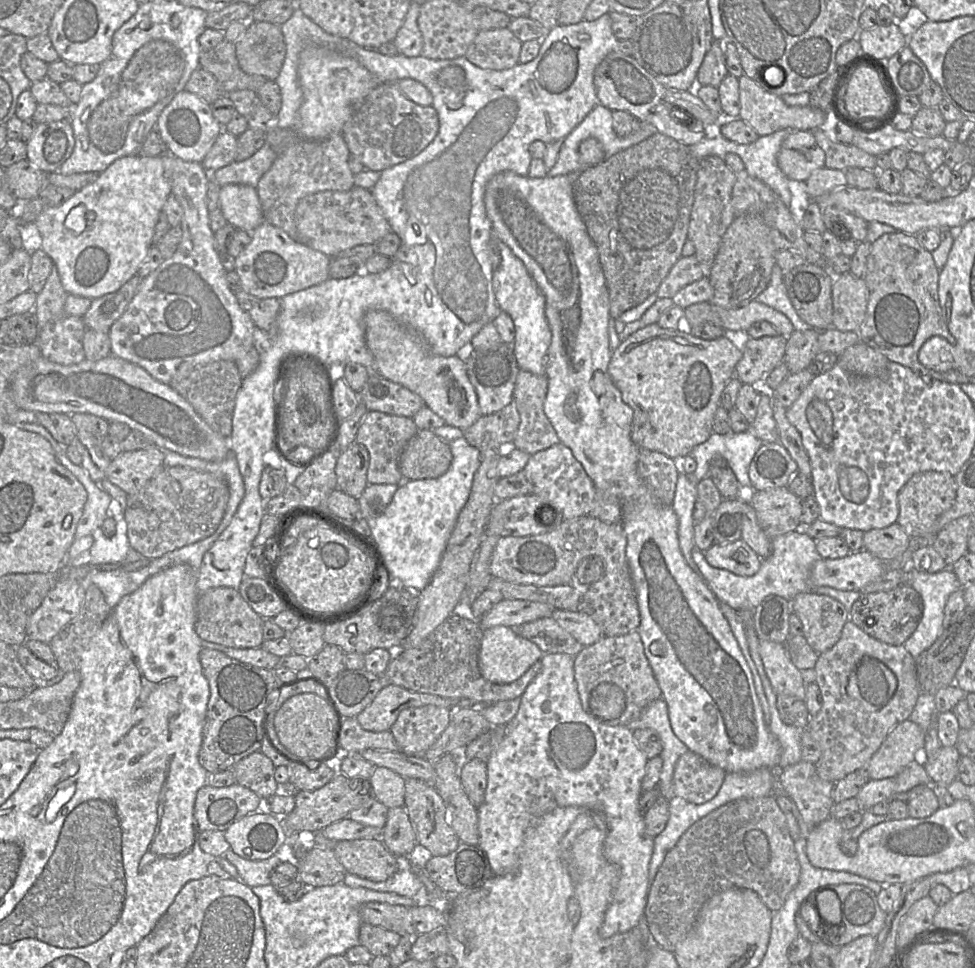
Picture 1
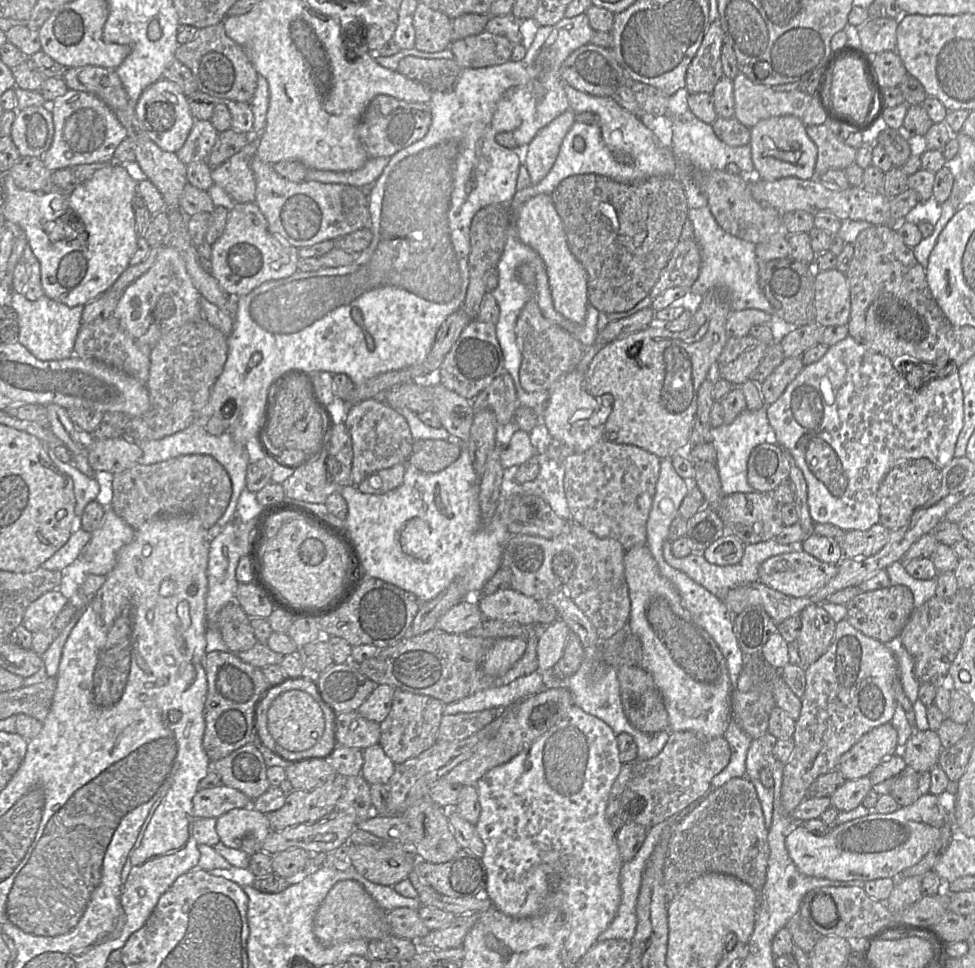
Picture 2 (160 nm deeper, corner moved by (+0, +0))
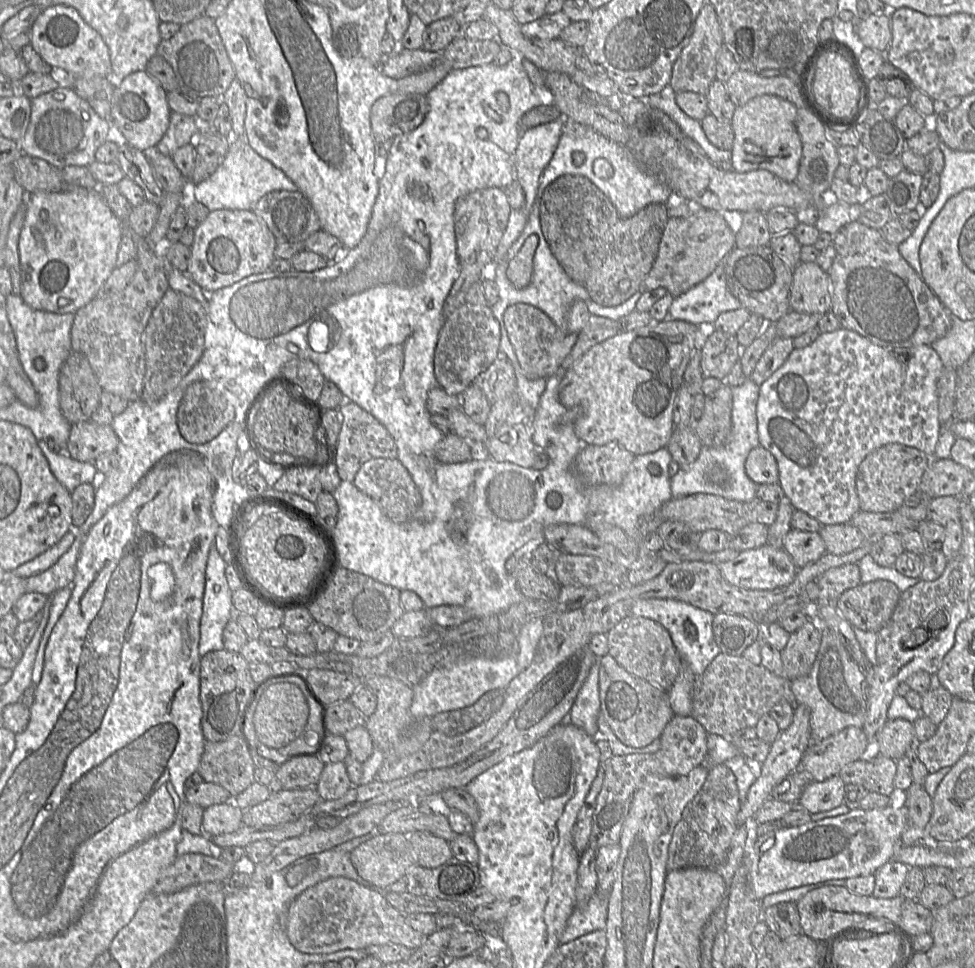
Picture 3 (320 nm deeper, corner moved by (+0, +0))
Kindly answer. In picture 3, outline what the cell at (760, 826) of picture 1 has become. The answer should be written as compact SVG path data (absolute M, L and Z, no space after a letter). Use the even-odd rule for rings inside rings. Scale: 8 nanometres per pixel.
M724 764L713 765L700 791L687 804L674 829L669 845L667 873L689 867L714 870L723 864L733 835L741 827L737 823L741 803L732 770Z

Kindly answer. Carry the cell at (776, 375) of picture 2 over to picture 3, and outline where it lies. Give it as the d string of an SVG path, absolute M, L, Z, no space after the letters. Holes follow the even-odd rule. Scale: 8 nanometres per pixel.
M777 336L762 354L750 379L760 386L784 364L794 348L792 338Z

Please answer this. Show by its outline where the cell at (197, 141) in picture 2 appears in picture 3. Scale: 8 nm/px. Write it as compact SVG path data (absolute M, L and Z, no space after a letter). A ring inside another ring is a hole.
M171 111L168 129L156 147L162 154L171 157L181 146L193 143L198 133L195 116Z

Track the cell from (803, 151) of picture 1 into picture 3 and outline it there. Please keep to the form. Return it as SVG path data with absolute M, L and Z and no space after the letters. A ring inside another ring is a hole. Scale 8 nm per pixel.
M761 95L749 100L743 106L736 106L731 119L734 131L732 166L736 172L767 170L786 182L794 182L798 175L799 163L802 156L802 142L797 132L795 121L797 108L791 102L775 95Z

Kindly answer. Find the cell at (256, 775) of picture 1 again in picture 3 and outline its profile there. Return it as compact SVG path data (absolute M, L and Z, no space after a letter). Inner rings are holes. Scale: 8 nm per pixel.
M242 735L224 741L206 741L197 772L205 782L224 787L236 797L254 781L255 764Z

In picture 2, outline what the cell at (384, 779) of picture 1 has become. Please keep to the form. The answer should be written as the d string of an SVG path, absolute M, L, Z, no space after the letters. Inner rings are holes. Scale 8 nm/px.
M379 744L362 750L363 765L361 776L370 784L387 785L394 773L395 764L386 756Z

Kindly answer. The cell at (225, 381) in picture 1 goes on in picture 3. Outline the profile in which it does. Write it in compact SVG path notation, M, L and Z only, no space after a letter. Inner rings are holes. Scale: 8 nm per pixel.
M168 289L154 308L143 335L146 372L141 399L147 404L160 401L173 391L201 359L208 324L207 308L197 300Z

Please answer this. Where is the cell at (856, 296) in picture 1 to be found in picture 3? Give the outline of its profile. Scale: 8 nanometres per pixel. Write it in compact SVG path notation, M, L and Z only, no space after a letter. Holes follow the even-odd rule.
M800 262L793 268L789 298L792 311L823 315L831 311L830 278L815 262Z

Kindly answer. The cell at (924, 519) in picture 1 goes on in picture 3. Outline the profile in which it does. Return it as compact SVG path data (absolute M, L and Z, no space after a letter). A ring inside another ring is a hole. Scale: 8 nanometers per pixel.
M898 443L883 445L870 452L856 473L856 491L861 511L889 513L919 490L922 476L930 464L924 452Z

